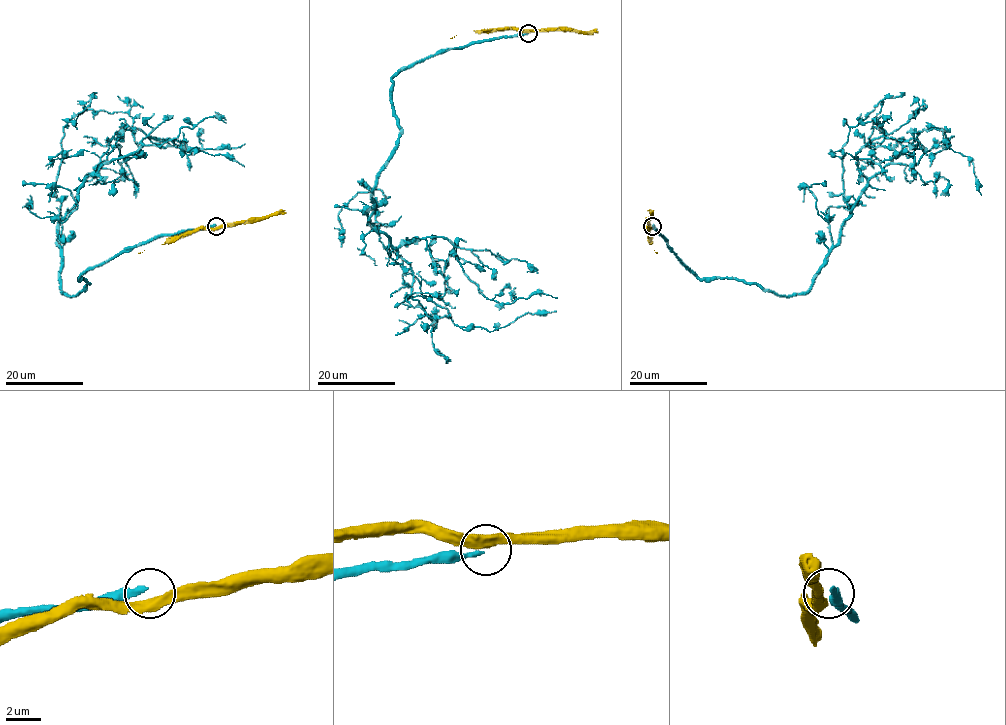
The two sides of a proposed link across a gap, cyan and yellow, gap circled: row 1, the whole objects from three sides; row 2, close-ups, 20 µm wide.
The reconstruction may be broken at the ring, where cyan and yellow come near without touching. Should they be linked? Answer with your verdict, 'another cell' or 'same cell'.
another cell

